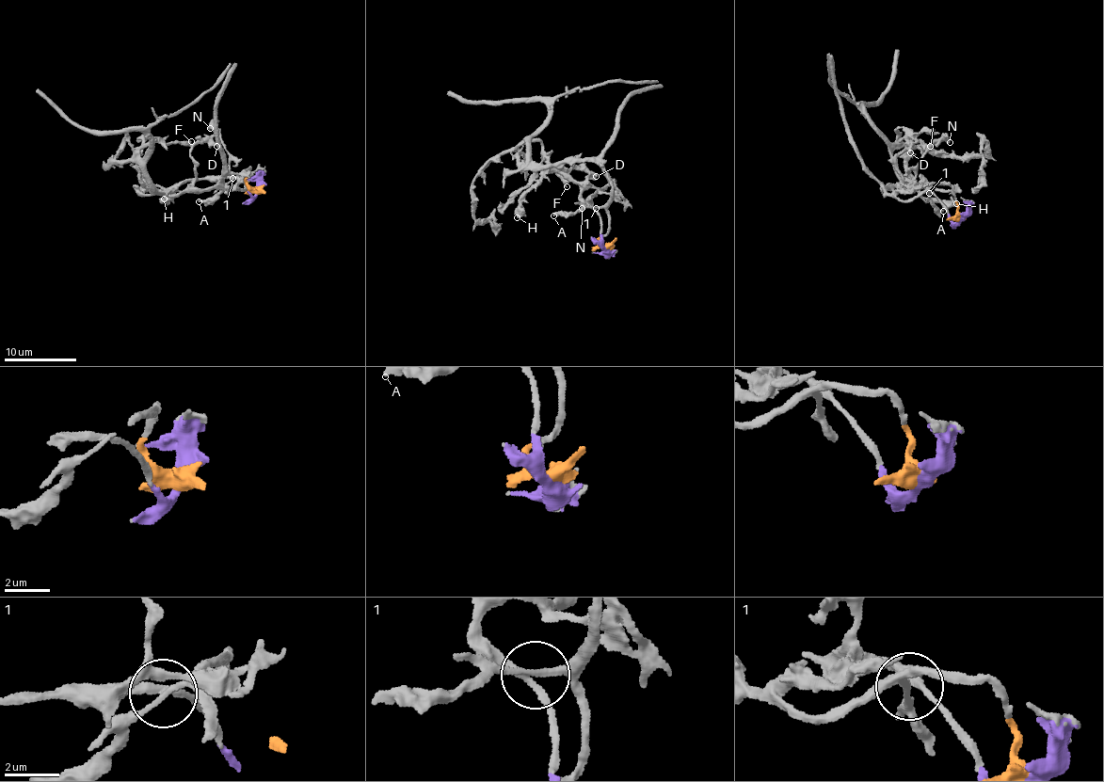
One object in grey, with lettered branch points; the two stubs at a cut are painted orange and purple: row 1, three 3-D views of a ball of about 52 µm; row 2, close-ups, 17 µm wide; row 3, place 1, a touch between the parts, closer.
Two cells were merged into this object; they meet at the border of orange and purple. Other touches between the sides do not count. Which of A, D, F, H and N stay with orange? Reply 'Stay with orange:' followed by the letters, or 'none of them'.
Stay with orange: A, D

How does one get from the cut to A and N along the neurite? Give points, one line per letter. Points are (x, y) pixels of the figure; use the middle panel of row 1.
A: (605, 249), (599, 239), (609, 227), (607, 212), (591, 207), (552, 216)
N: (605, 249), (598, 216), (582, 197), (592, 187), (603, 187), (592, 195), (582, 209)

